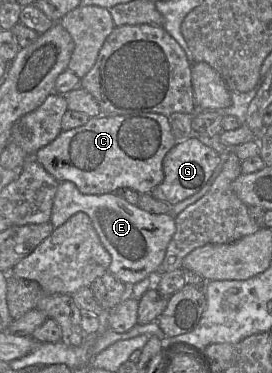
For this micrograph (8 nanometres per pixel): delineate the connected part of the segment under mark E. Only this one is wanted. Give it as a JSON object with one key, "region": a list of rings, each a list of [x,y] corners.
{"region":[[[71,181],[59,182],[51,224],[57,228],[79,212],[89,216],[102,244],[110,253],[112,261],[109,271],[129,286],[157,271],[176,231],[175,217],[171,214],[152,214],[138,205],[130,204],[116,193],[88,195],[81,193]]]}

